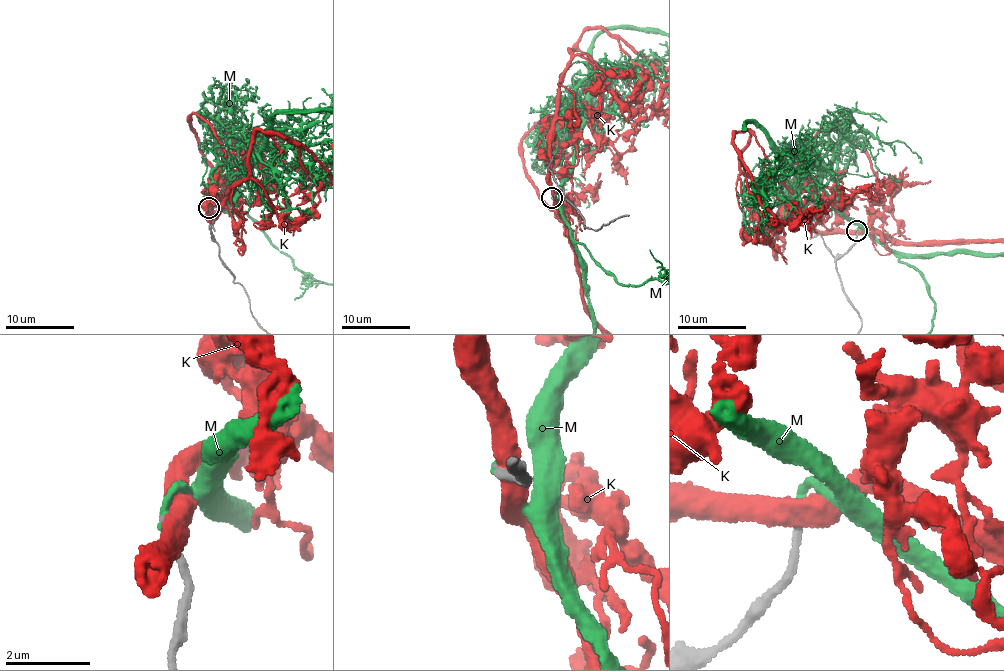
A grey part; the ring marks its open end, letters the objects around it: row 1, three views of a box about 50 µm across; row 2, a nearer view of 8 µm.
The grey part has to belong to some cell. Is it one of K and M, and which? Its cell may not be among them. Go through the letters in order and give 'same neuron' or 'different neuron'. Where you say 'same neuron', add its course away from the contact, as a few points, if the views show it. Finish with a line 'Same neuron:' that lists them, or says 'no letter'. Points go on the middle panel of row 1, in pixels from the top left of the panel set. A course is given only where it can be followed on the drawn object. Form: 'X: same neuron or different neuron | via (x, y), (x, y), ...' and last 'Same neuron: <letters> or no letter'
K: different neuron
M: same neuron
Same neuron: M

